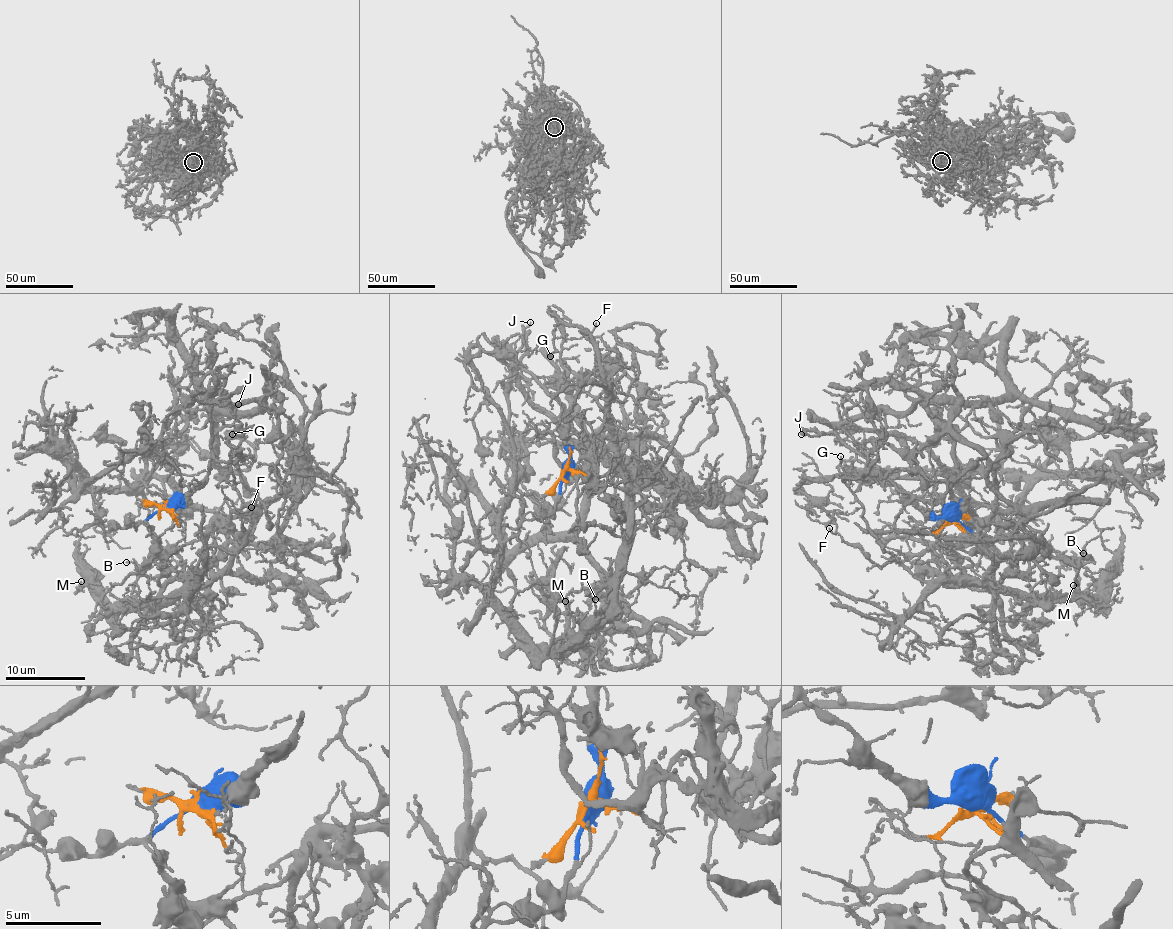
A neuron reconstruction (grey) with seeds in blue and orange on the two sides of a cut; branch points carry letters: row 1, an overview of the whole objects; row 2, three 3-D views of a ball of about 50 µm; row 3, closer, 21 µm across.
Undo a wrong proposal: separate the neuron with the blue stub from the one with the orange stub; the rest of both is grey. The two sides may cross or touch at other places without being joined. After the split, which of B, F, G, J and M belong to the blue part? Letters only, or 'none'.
G, J

